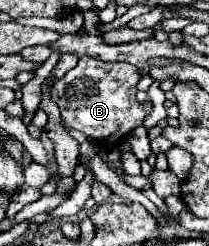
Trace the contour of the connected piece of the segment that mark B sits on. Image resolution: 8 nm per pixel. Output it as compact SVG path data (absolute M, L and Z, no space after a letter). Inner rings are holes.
M82 56L78 64L52 84L52 100L60 108L60 120L66 130L80 130L90 140L122 140L140 126L148 110L136 102L138 68L126 62L102 62Z

